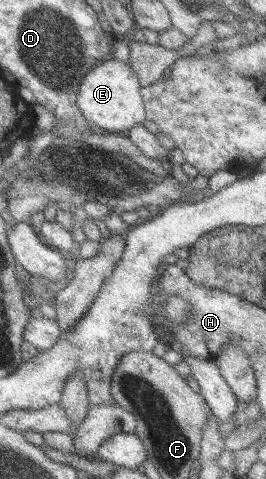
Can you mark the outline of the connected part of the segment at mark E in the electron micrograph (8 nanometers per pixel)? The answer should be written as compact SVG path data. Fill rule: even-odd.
M113 56L93 67L82 78L76 105L88 122L92 121L111 134L125 134L146 120L140 84L130 64Z

